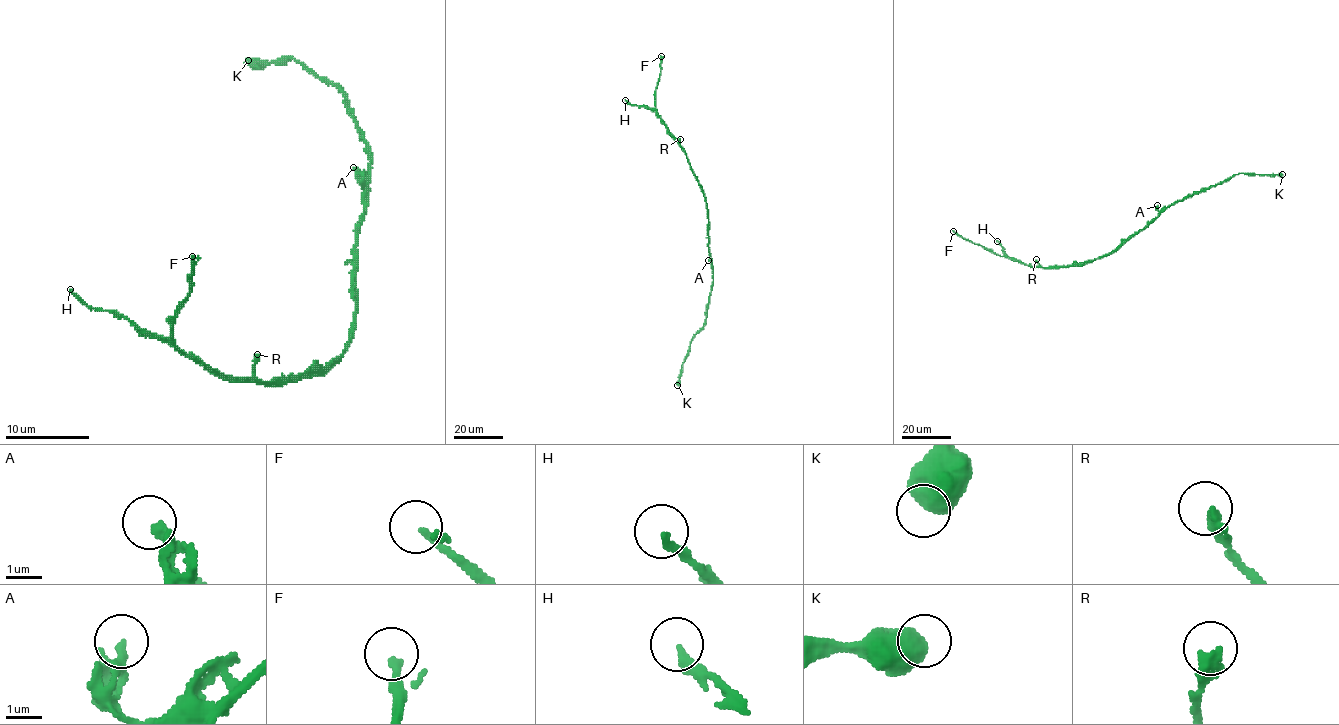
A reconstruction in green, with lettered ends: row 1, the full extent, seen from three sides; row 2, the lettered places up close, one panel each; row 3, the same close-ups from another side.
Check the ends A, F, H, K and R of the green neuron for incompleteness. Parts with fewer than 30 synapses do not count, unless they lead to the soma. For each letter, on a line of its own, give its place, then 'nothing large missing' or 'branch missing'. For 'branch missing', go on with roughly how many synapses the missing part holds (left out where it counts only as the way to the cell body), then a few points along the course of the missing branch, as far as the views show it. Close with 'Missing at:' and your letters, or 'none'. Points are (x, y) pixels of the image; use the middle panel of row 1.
A: at (708, 260); nothing large missing
F: at (661, 56); branch missing; about 35 synapses; missing branch runs (661, 56), (657, 49), (641, 46), (629, 51), (627, 47)
H: at (625, 100); nothing large missing
K: at (677, 385); nothing large missing
R: at (680, 139); nothing large missing
Missing at: F

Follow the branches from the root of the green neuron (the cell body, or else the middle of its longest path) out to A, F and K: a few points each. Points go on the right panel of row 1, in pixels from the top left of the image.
A: (1118, 247), (1158, 215), (1157, 205)
F: (1118, 247), (1081, 263), (1039, 267), (996, 255), (953, 231)
K: (1118, 247), (1145, 228), (1168, 206), (1222, 184), (1236, 174), (1282, 174)

